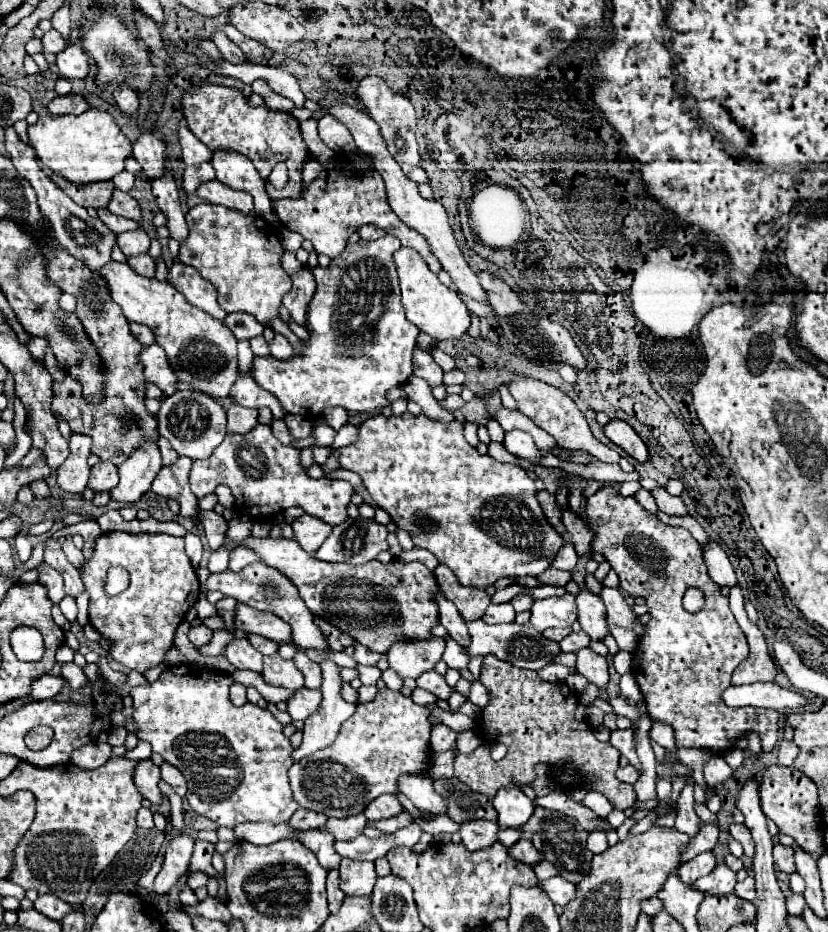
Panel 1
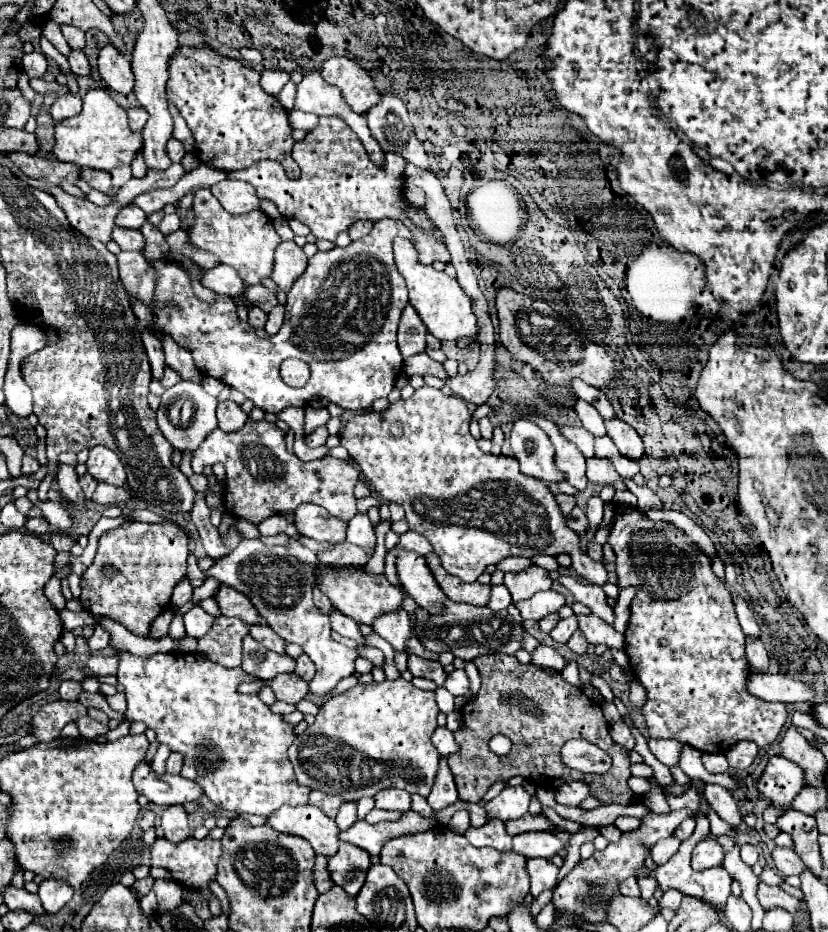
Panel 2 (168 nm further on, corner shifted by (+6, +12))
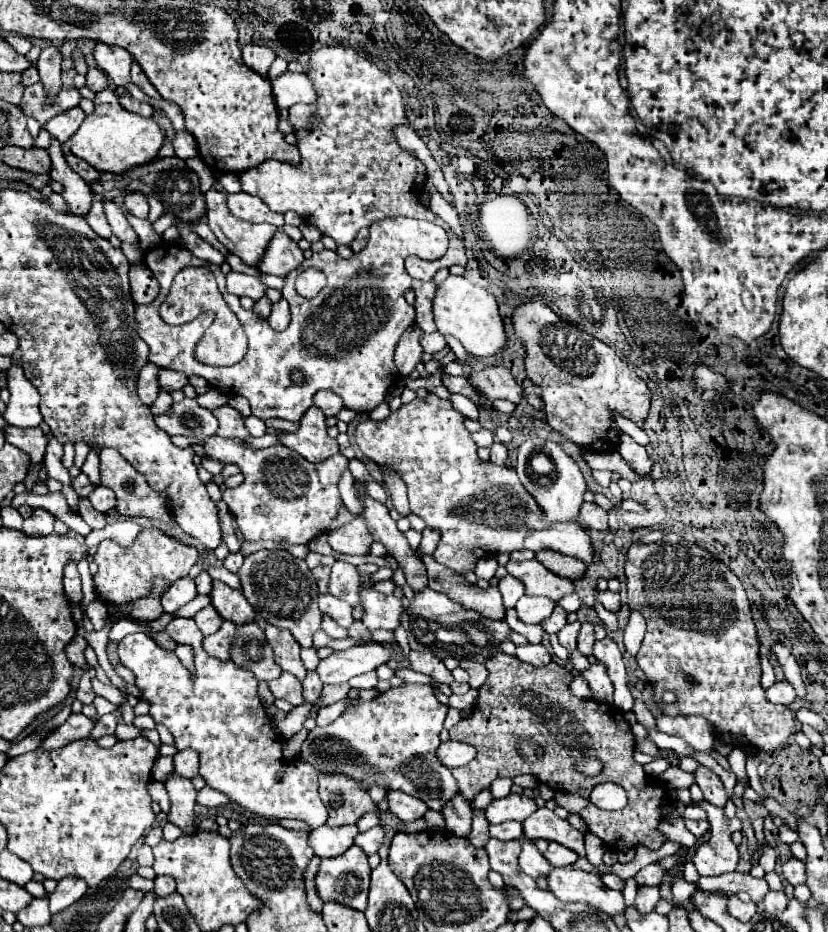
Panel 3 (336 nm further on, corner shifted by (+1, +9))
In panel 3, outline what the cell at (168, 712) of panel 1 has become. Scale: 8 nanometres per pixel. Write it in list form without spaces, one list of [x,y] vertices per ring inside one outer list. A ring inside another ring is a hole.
[[[177,617],[166,626],[165,631],[176,643],[191,645],[195,649],[195,673],[189,673],[189,669],[185,669],[181,665],[181,661],[177,659],[177,655],[173,651],[163,651],[145,633],[127,635],[119,643],[119,659],[127,669],[133,671],[135,685],[137,685],[137,689],[141,689],[139,701],[147,701],[151,705],[149,715],[155,719],[155,723],[161,723],[169,729],[169,733],[175,737],[177,749],[185,749],[185,747],[195,749],[199,753],[199,775],[205,779],[205,783],[209,787],[213,787],[215,791],[221,791],[223,795],[227,795],[239,807],[247,809],[255,815],[267,817],[267,819],[271,819],[271,817],[299,819],[299,821],[305,821],[313,829],[319,825],[325,825],[327,809],[319,797],[317,783],[315,783],[315,789],[309,791],[307,803],[289,803],[291,799],[285,793],[285,779],[279,773],[279,769],[285,767],[283,753],[281,753],[283,737],[275,731],[271,719],[265,713],[263,703],[257,697],[255,675],[251,671],[237,667],[231,661],[221,663],[219,659],[205,655],[202,647],[203,635],[197,629],[193,619]]]

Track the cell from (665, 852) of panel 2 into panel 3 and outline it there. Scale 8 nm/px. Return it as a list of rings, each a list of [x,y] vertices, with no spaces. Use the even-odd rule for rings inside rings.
[[[651,863],[651,865],[643,867],[643,869],[635,875],[637,885],[659,885],[661,879],[663,879],[663,875],[665,875],[665,871],[667,871],[667,869],[661,867],[659,863]]]

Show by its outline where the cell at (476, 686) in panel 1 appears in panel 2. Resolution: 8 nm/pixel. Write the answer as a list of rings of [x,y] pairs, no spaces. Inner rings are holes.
[[[454,670],[452,674],[448,674],[448,678],[444,682],[444,688],[454,696],[464,696],[468,692],[468,688],[470,688],[466,672],[464,670]]]

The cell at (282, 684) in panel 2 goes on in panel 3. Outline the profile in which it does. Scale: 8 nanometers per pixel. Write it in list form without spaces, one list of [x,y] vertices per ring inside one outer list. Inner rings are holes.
[[[283,673],[279,679],[269,683],[269,689],[277,699],[285,699],[291,705],[301,705],[303,703],[303,685],[297,681],[295,675]]]

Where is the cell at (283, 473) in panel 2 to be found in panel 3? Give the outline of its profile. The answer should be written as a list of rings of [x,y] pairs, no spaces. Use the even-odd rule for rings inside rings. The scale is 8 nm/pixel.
[[[219,435],[207,437],[203,447],[209,459],[233,463],[245,477],[237,489],[223,491],[223,501],[229,505],[247,541],[285,539],[289,543],[307,543],[325,533],[343,511],[343,499],[337,485],[349,461],[341,453],[321,463],[309,463],[295,451],[289,451],[285,445],[253,449],[241,439],[227,439]]]

